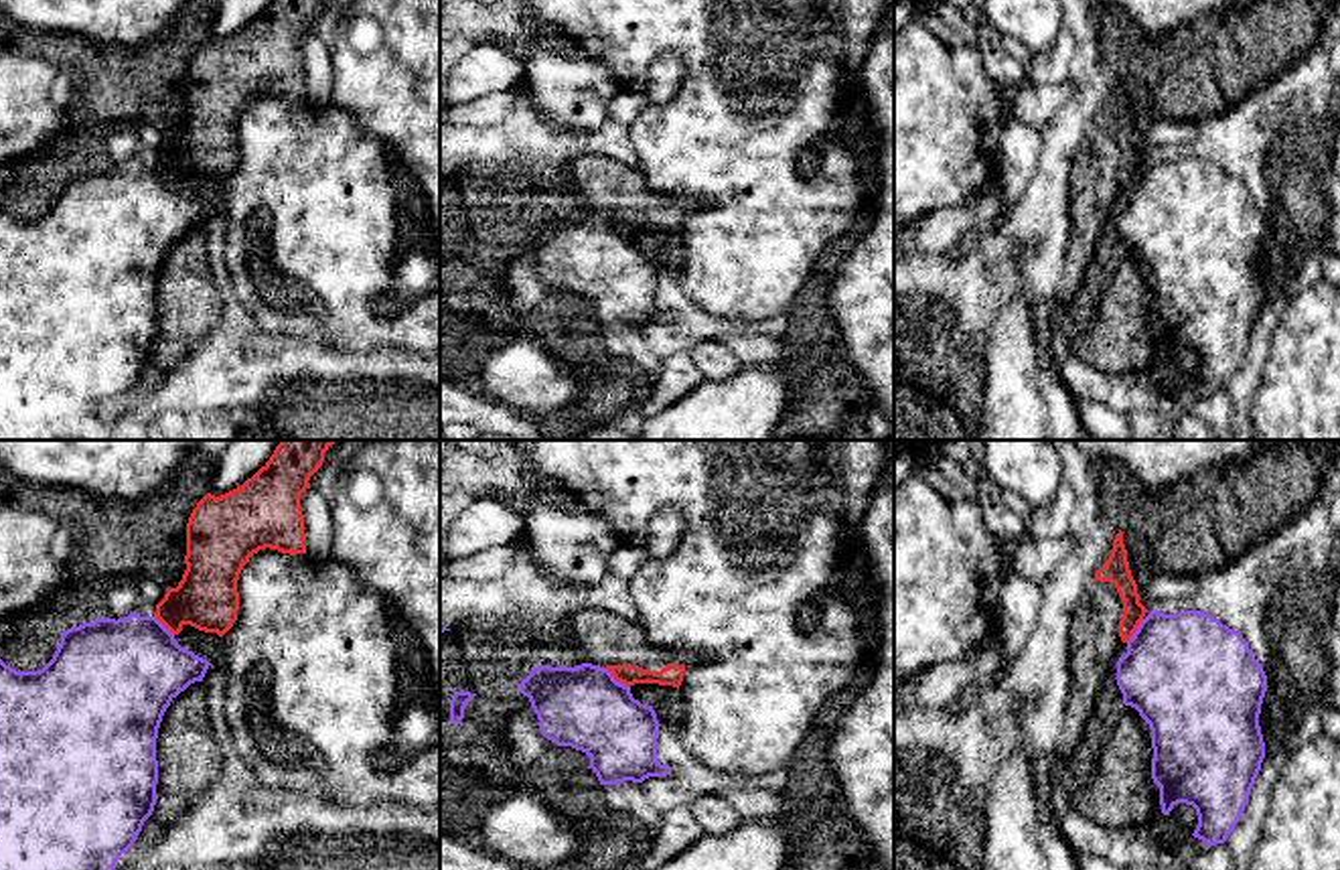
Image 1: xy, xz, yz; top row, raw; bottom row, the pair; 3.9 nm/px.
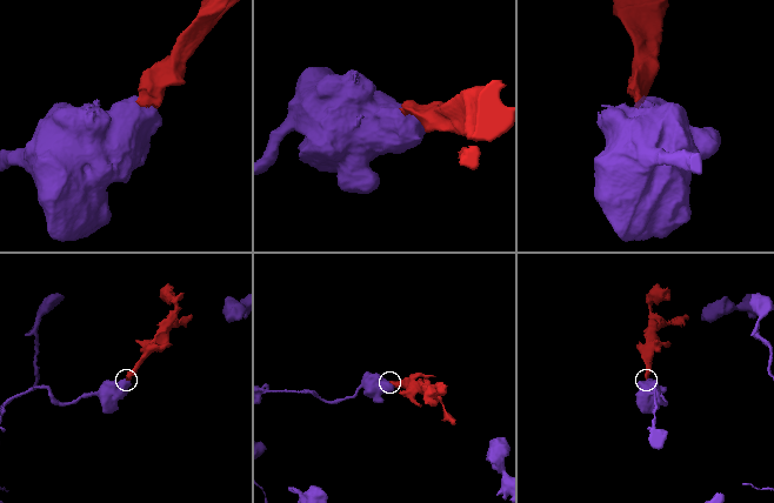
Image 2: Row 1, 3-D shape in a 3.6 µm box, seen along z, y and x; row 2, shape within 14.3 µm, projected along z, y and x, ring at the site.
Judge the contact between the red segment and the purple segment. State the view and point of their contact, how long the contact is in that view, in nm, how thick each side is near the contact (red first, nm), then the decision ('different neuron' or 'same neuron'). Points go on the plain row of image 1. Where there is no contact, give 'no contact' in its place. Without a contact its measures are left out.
xz (617, 226) | 140 nm | 80/320 nm | different neuron

